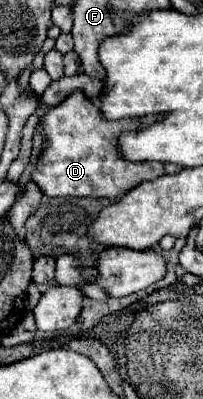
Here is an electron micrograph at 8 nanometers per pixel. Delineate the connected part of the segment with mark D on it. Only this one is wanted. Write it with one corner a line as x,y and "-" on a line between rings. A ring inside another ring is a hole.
82,91
70,93
60,105
44,111
36,129
42,129
42,149
38,155
32,181
46,197
108,197
118,199
142,181
164,175
164,163
130,163
118,157
116,139
122,131
138,131
162,117
128,117
108,121
100,115
98,105
84,97

